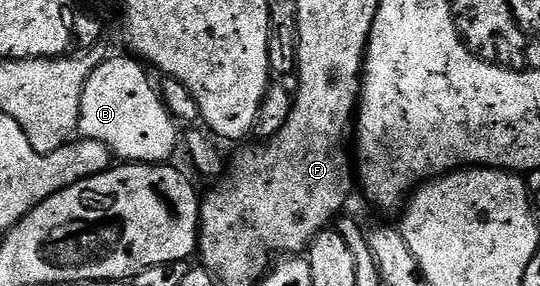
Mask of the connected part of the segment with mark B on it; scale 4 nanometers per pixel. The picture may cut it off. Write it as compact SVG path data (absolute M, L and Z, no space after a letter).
M108 56L96 67L93 75L89 75L81 95L78 136L88 141L101 143L123 163L157 165L170 162L171 156L175 153L175 148L178 145L180 148L181 145L180 126L165 107L162 97L159 96L156 82L151 82L150 75L152 76L152 74L134 56L126 56Z

